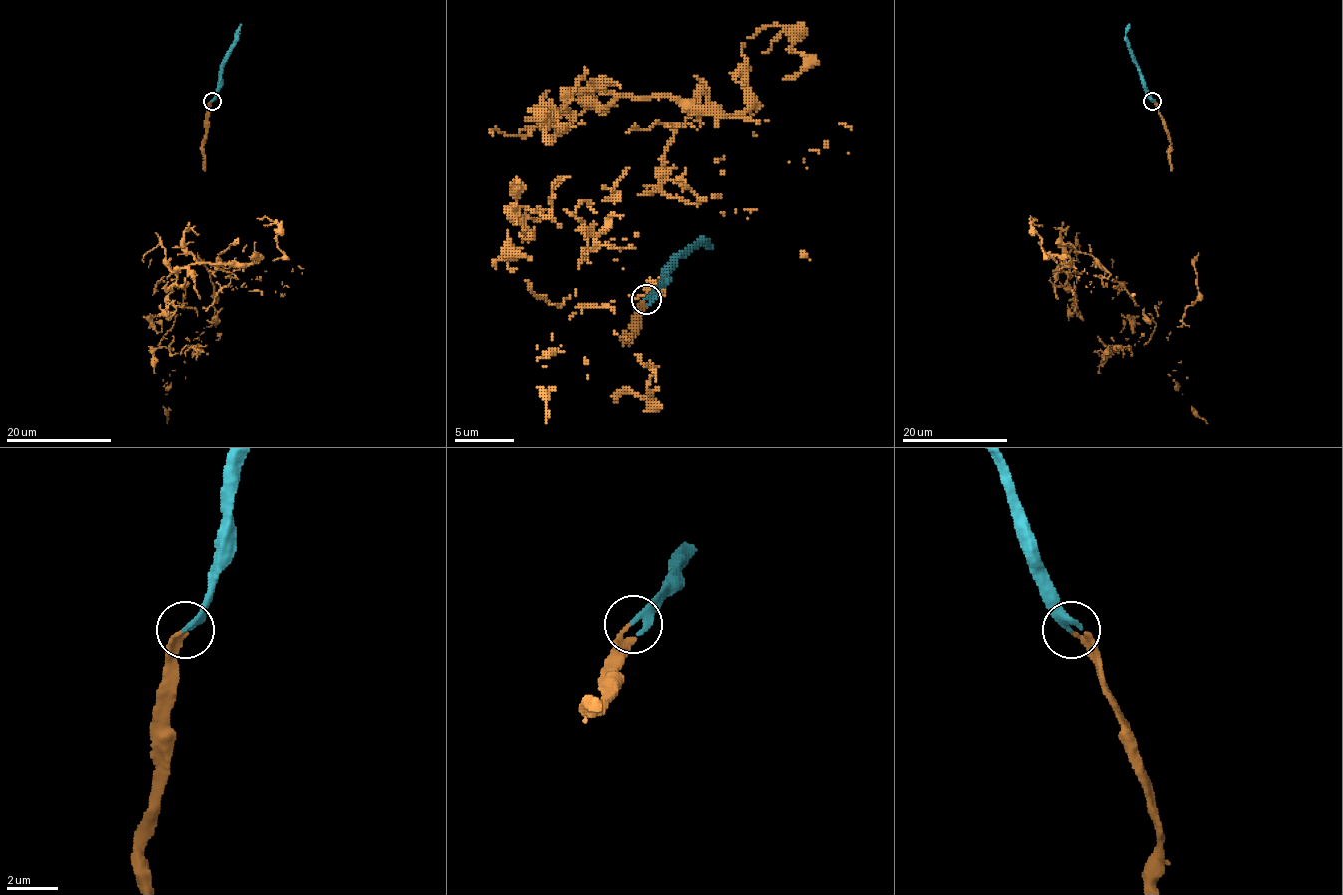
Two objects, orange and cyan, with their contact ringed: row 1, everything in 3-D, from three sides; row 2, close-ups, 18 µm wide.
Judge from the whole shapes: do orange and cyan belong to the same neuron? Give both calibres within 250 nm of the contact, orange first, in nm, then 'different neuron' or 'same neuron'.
120 nm thick on the orange side, 280 nm on the other; same neuron

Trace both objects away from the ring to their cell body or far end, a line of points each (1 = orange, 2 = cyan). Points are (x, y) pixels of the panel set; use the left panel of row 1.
1: (211, 101), (213, 323), (170, 346), (179, 268), (229, 249), (221, 270), (285, 294)
2: (212, 101), (221, 78), (221, 66), (241, 24)

